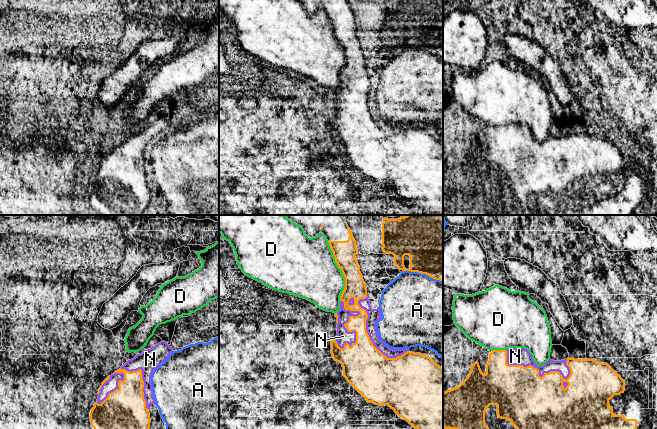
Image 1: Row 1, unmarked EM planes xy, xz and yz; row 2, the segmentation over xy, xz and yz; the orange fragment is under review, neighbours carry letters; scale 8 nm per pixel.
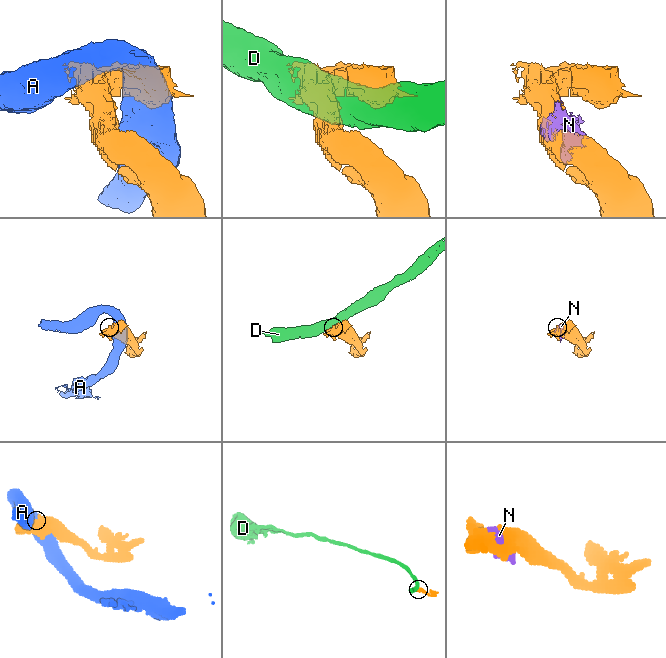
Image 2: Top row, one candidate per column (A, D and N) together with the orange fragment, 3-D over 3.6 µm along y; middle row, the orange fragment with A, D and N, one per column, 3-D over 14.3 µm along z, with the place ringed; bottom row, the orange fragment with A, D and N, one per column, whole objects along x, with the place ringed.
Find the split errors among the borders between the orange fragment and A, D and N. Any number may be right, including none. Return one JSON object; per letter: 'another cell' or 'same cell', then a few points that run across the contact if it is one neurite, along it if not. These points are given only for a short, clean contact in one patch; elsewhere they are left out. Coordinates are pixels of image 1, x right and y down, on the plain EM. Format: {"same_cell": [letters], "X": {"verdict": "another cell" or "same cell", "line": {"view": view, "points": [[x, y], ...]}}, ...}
{"same_cell": ["N"], "A": {"verdict": "another cell"}, "D": {"verdict": "another cell"}, "N": {"verdict": "same cell"}}

